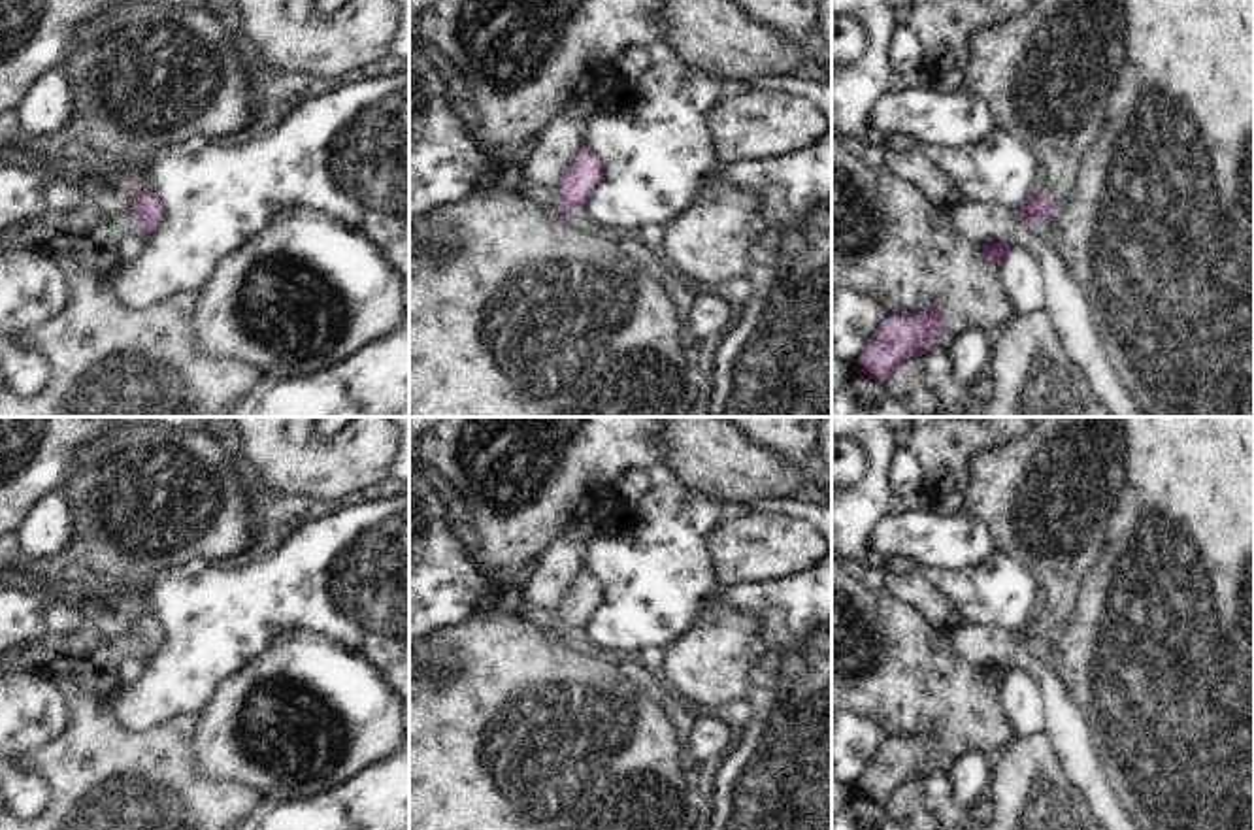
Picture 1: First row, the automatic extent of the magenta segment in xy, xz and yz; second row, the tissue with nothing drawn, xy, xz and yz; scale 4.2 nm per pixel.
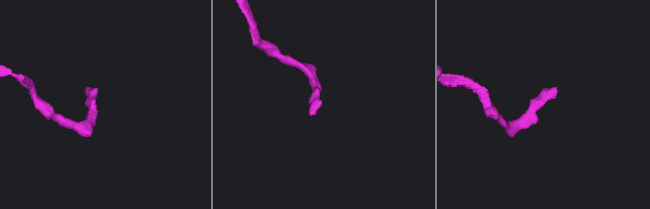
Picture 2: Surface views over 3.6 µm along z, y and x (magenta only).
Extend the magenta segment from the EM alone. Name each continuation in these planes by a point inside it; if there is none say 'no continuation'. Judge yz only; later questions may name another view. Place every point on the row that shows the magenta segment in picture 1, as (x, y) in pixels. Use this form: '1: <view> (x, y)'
1: yz (1047, 76)

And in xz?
no continuation

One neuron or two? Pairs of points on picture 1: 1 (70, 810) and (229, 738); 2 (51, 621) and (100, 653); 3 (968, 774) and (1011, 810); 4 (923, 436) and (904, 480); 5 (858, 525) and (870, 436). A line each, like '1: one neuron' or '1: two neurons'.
1: two neurons
2: two neurons
3: two neurons
4: two neurons
5: one neuron

